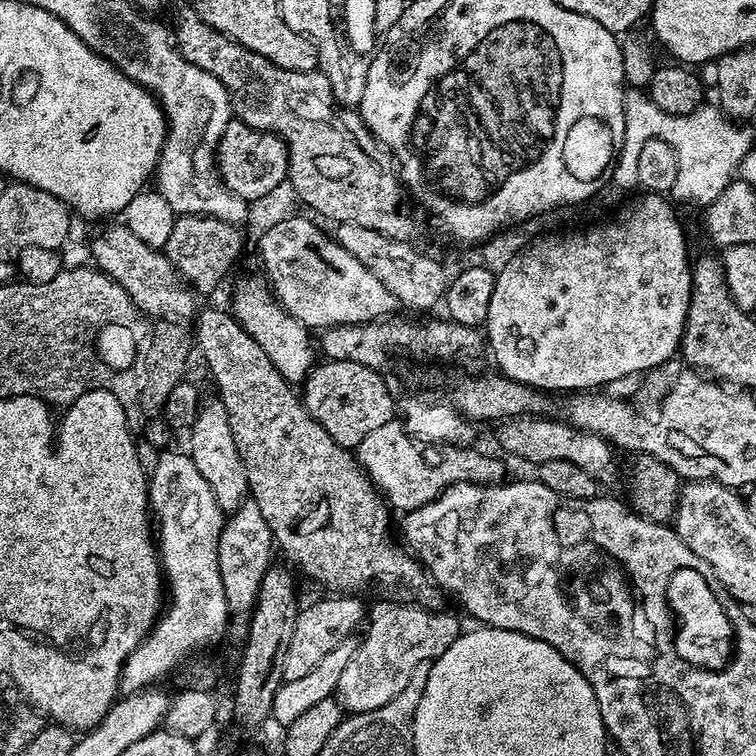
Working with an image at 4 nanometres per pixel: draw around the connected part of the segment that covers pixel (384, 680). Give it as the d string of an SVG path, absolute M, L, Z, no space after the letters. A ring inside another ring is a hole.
M412 602L400 603L404 604L392 604L389 608L382 609L373 618L372 625L370 620L364 641L361 639L357 643L354 658L346 662L346 670L342 670L334 693L335 700L340 703L345 713L369 712L378 710L378 706L386 706L386 702L390 702L390 698L395 698L404 689L406 682L410 682L414 670L421 662L431 665L432 661L446 654L446 650L450 650L452 643L460 636L462 625L458 617L451 616L448 612L431 612L428 606L417 606Z

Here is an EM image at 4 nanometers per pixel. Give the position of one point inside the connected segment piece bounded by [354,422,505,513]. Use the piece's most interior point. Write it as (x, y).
(409, 474)

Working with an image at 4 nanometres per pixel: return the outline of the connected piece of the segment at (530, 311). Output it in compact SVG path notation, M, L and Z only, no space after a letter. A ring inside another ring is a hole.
M640 194L637 200L632 200L616 217L613 218L609 224L596 224L593 228L584 228L581 232L568 232L565 236L544 236L541 240L536 240L533 244L525 246L521 252L516 252L504 264L504 269L499 269L496 272L496 281L494 282L494 294L490 298L490 314L488 315L488 322L486 331L488 331L488 344L492 347L492 356L496 359L496 364L501 373L509 376L512 380L517 380L523 384L529 384L530 387L548 392L564 392L563 394L576 394L581 390L600 390L605 384L614 382L618 378L626 378L627 376L640 376L651 371L654 368L662 366L663 363L673 359L680 352L680 340L684 336L684 323L688 317L688 307L690 306L690 298L692 297L692 264L688 260L688 240L684 237L684 228L680 225L680 220L676 217L676 212L671 208L673 205L669 203L663 195L660 194Z

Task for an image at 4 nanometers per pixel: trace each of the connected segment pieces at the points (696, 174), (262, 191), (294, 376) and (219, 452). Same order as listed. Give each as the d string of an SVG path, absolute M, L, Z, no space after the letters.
M629 87L624 93L624 117L626 130L624 141L620 147L614 167L610 172L613 180L620 188L637 187L638 154L642 154L642 146L651 140L670 142L674 146L674 154L678 154L678 182L674 182L670 196L673 201L690 200L707 206L728 183L739 173L742 158L753 151L752 132L743 123L728 116L720 107L702 106L690 114L675 116L666 114L666 110L658 110L649 98L647 91Z
M233 118L226 126L219 144L216 146L215 169L220 173L220 178L225 187L232 191L238 198L245 202L251 200L264 200L276 187L282 185L288 179L288 147L281 136L275 136L272 132L263 132L246 122Z
M263 283L260 284L242 285L240 293L232 300L231 311L234 313L237 322L246 330L246 334L250 334L250 338L254 338L254 342L258 342L258 346L262 346L262 350L266 350L266 358L270 358L270 362L274 362L274 366L282 374L282 378L296 384L303 383L316 362L316 358L314 358L316 350L313 341L312 344L310 342L311 333L304 324L298 322L293 316L288 315L276 303L271 291Z
M212 398L209 404L208 401L201 403L200 413L191 426L190 435L190 455L194 466L198 466L198 474L206 478L206 486L210 486L222 511L226 514L235 512L249 495L248 479L242 458L238 458L238 446L234 446L234 438L230 434L230 418L226 414L226 406L216 398Z

